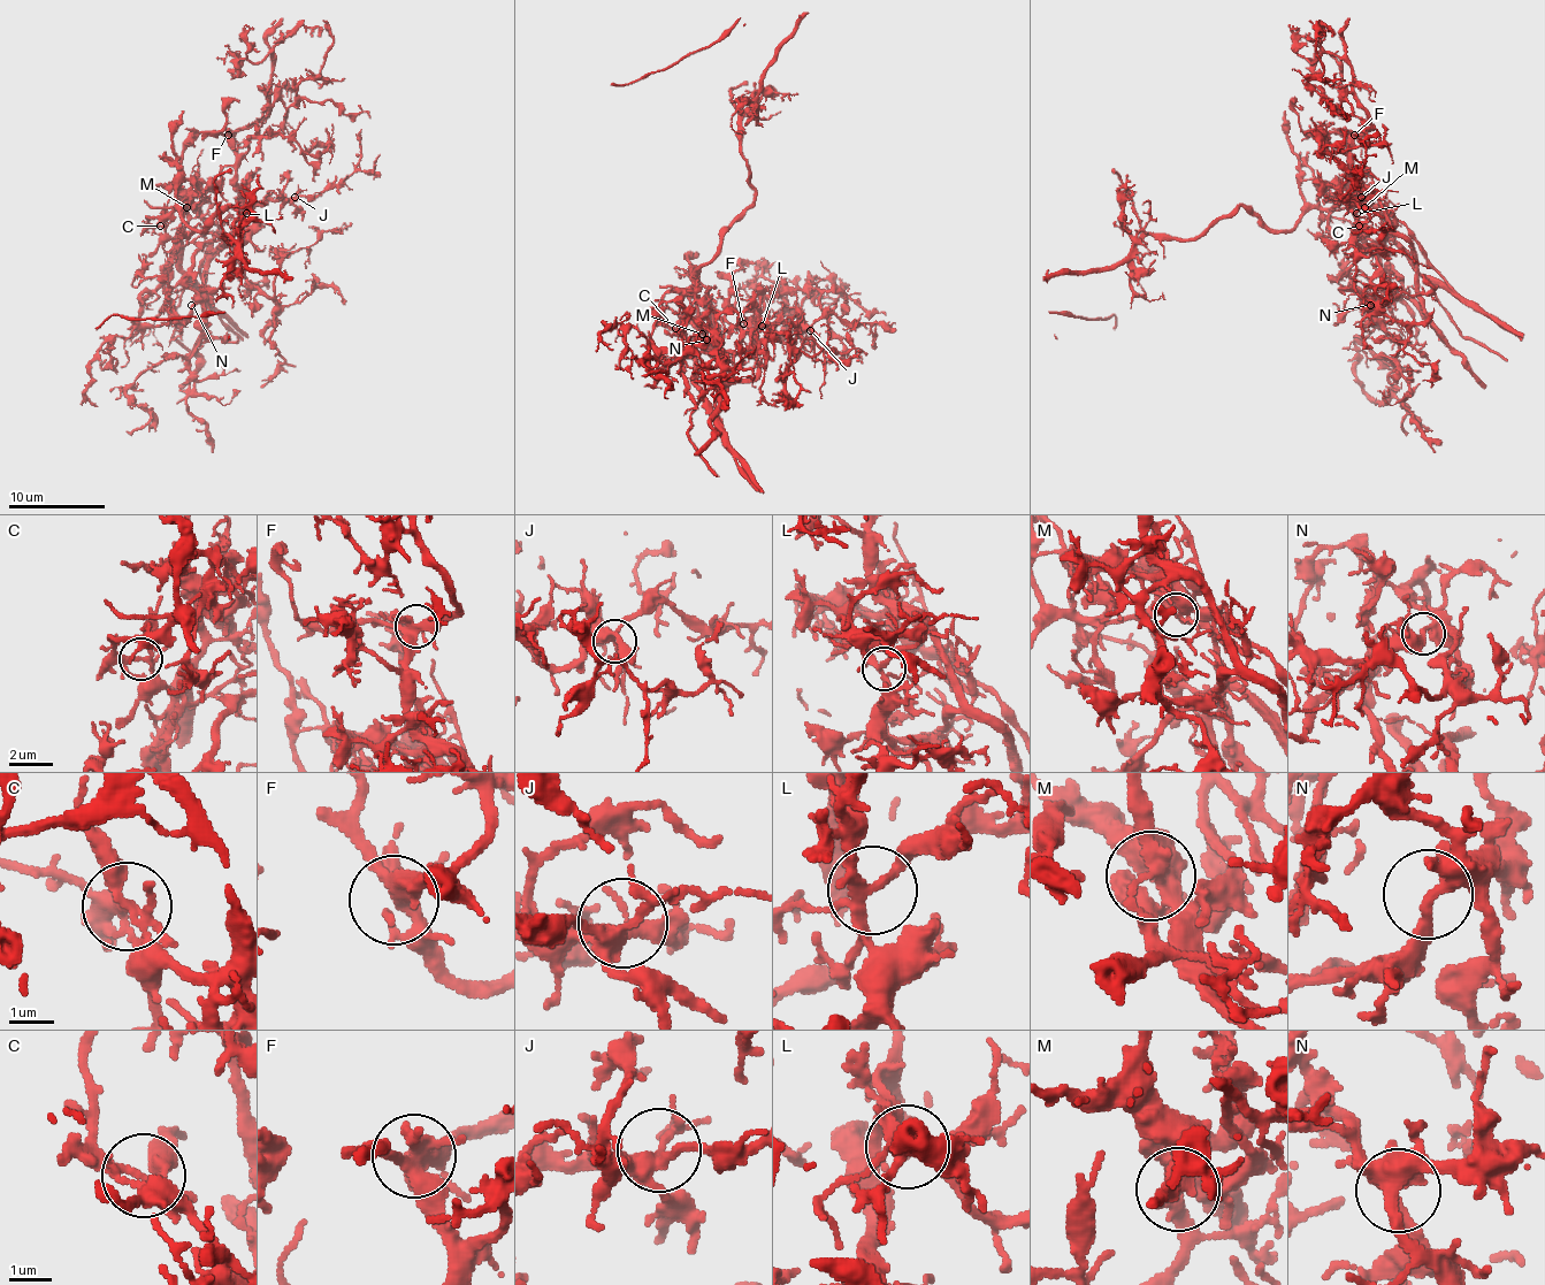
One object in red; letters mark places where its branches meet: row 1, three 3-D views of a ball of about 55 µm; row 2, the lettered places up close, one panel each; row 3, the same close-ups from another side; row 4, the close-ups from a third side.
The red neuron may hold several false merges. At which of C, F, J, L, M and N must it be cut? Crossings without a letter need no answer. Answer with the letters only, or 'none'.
C, M

